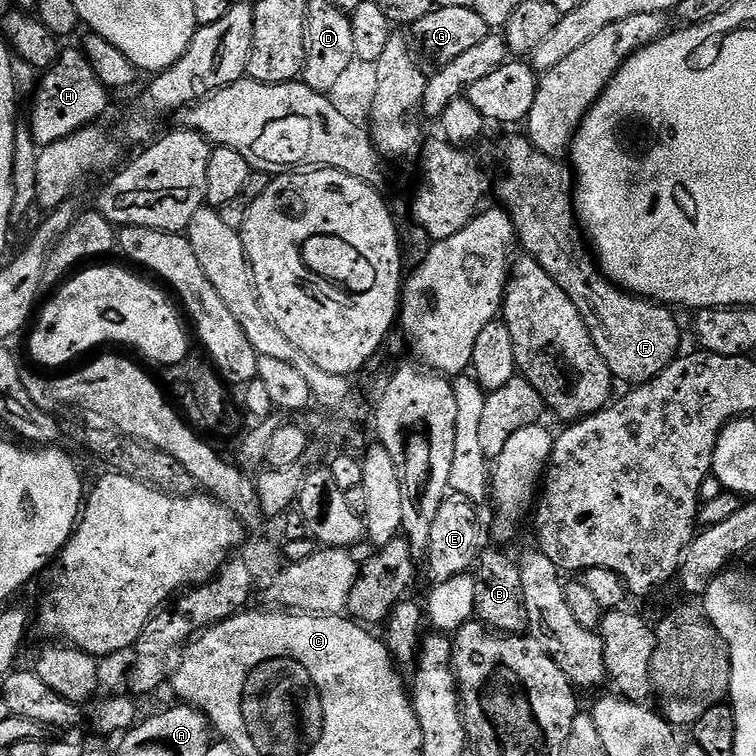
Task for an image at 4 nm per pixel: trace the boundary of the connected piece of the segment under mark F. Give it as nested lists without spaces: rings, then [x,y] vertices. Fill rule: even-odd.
[[[527,135],[508,136],[500,144],[500,173],[494,176],[494,196],[496,192],[497,198],[501,200],[497,201],[516,227],[519,247],[524,247],[523,251],[533,256],[538,266],[542,266],[542,270],[546,270],[546,274],[550,274],[550,278],[554,278],[554,282],[562,286],[566,298],[570,298],[570,302],[578,306],[578,314],[582,314],[590,330],[590,338],[594,338],[598,354],[606,358],[606,366],[610,366],[613,377],[617,381],[629,380],[629,385],[632,386],[645,384],[662,374],[662,370],[666,370],[666,366],[670,366],[681,355],[682,329],[678,326],[671,307],[645,300],[642,296],[633,296],[623,288],[616,287],[593,261],[591,264],[587,260],[589,249],[578,231],[578,217],[574,211],[574,176],[560,163],[557,157],[542,154],[542,150],[535,148]]]

